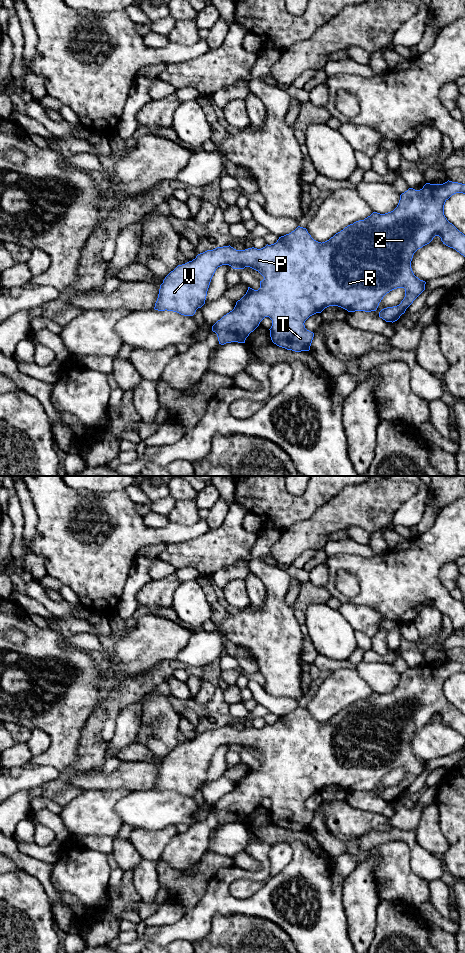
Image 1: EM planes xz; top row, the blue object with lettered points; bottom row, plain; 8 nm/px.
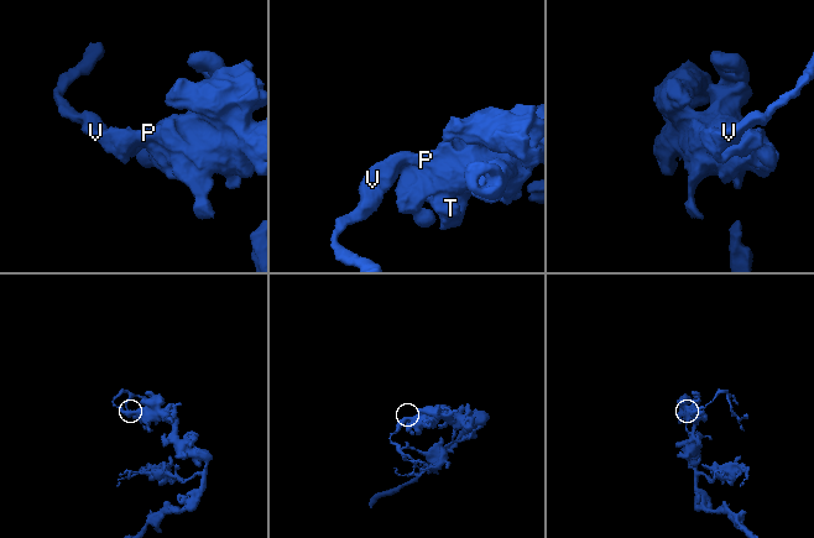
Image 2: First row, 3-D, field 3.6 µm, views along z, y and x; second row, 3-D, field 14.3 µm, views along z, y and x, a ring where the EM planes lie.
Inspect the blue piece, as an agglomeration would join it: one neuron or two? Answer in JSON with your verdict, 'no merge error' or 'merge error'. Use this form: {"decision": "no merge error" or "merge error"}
{"decision": "no merge error"}

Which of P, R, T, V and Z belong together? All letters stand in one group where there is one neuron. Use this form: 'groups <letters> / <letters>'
groups P R T V Z

